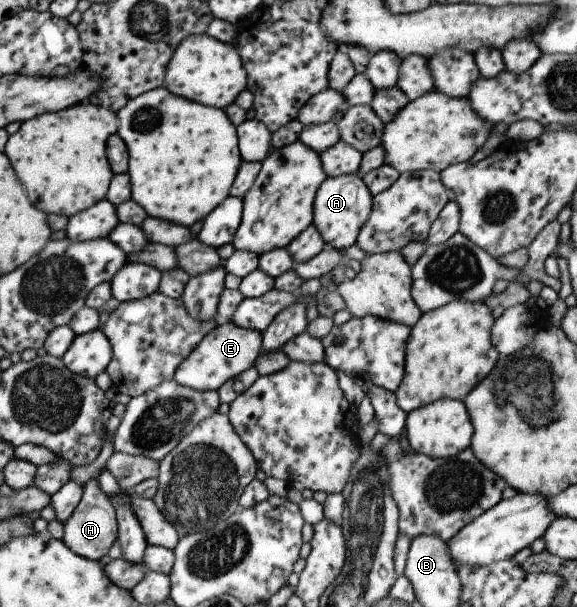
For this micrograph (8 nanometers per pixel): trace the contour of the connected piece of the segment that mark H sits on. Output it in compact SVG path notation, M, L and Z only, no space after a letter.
M97 480L82 485L82 496L73 513L63 522L62 542L73 552L85 559L97 560L107 554L113 545L118 530L114 509L109 497L101 491Z

